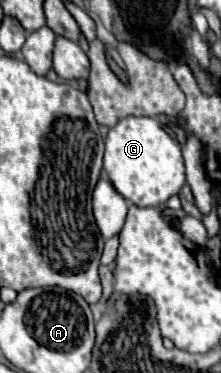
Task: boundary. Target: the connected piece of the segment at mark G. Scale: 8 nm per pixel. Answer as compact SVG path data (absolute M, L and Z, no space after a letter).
M127 116L115 124L105 138L103 168L115 190L135 206L161 206L179 194L185 184L181 144L155 118Z

